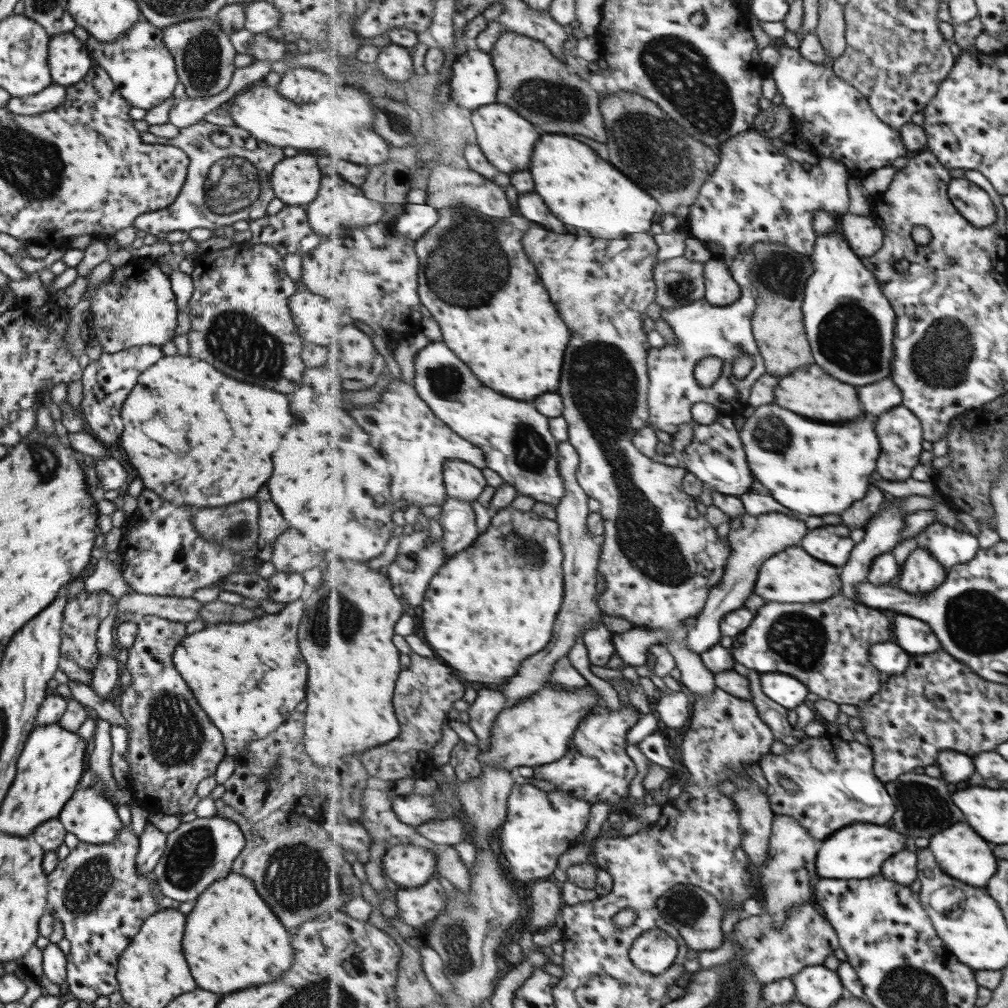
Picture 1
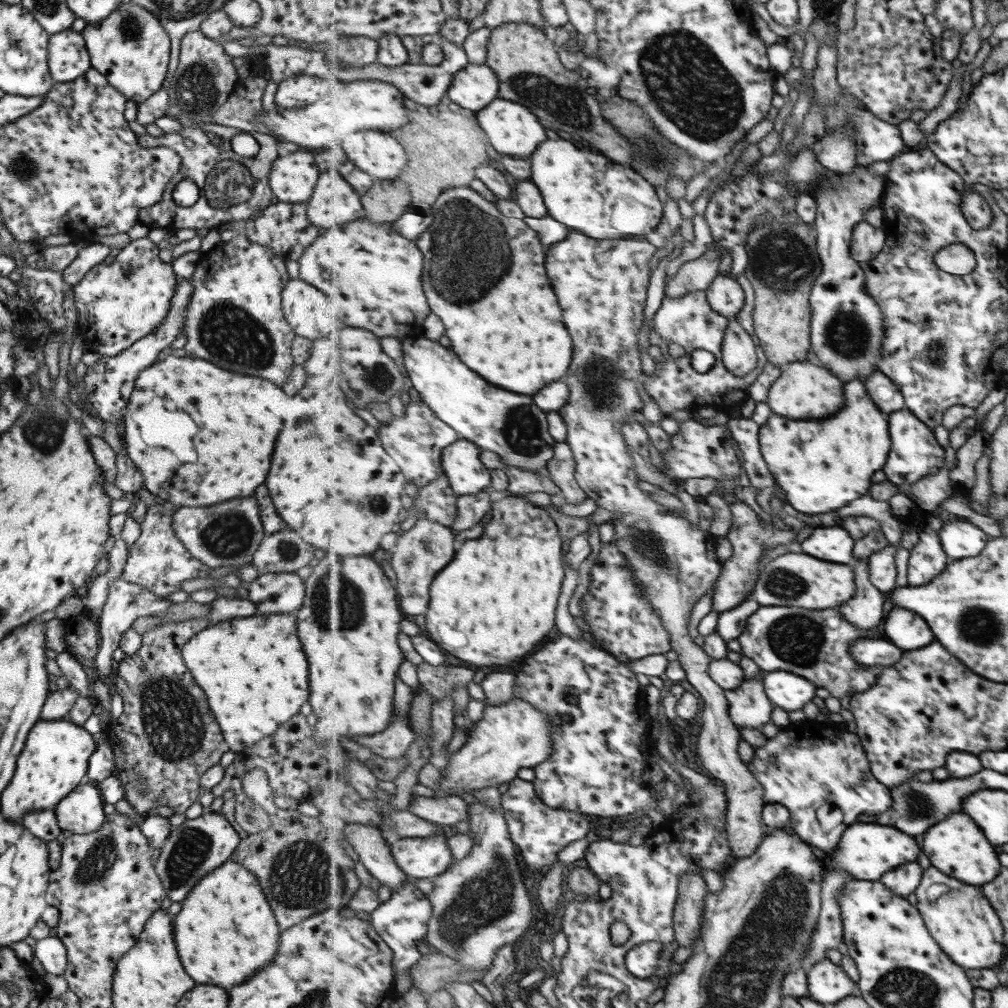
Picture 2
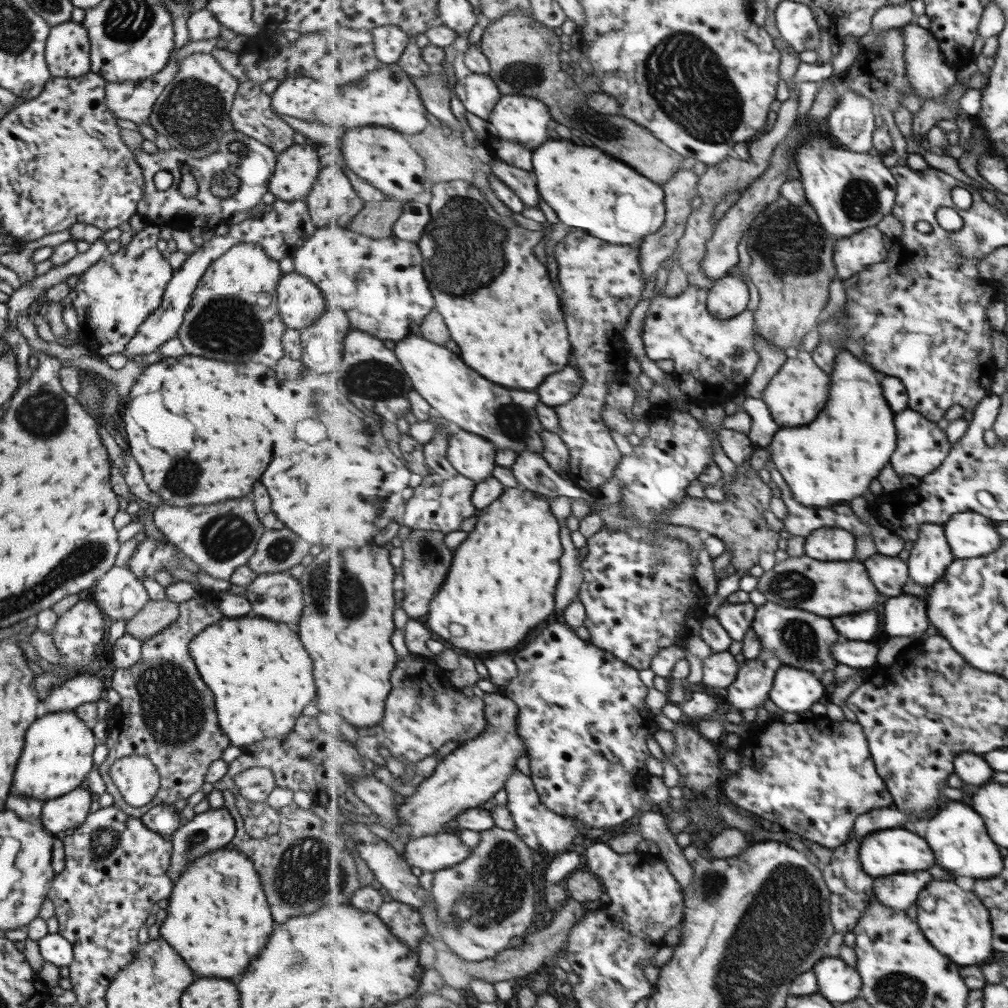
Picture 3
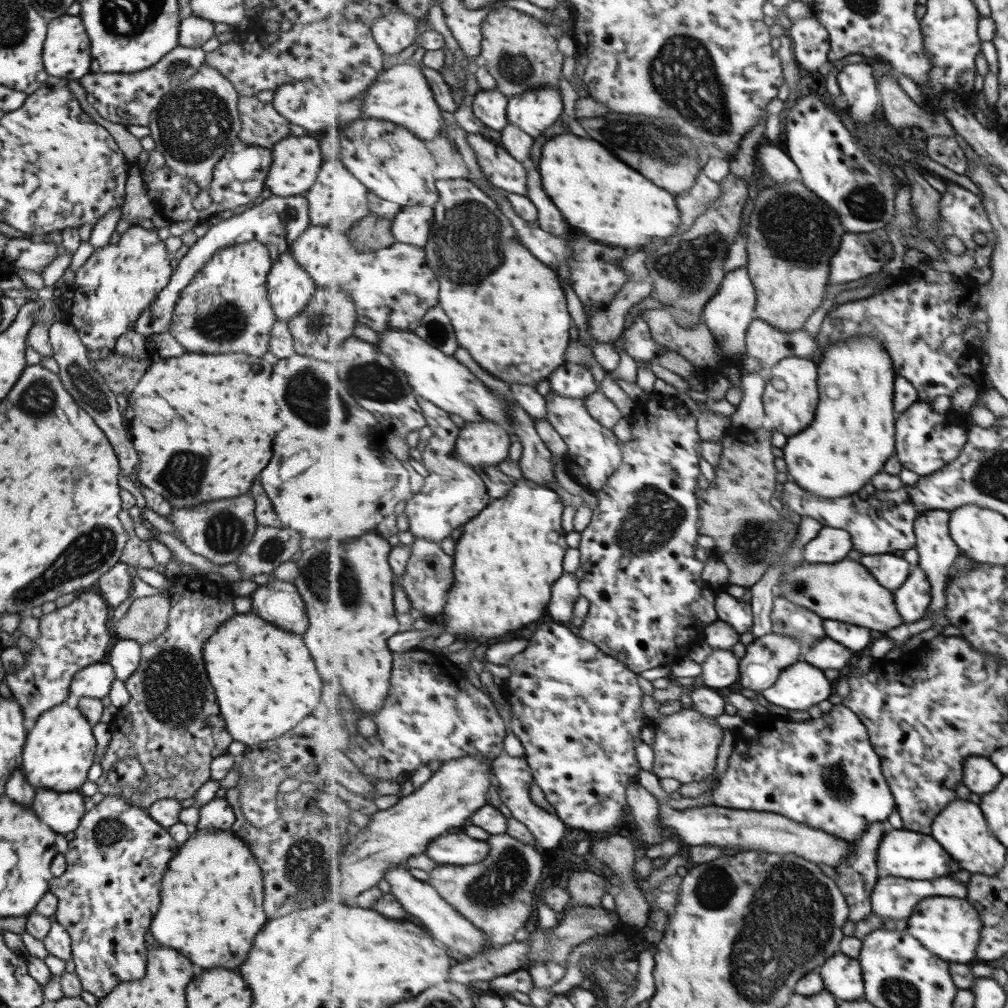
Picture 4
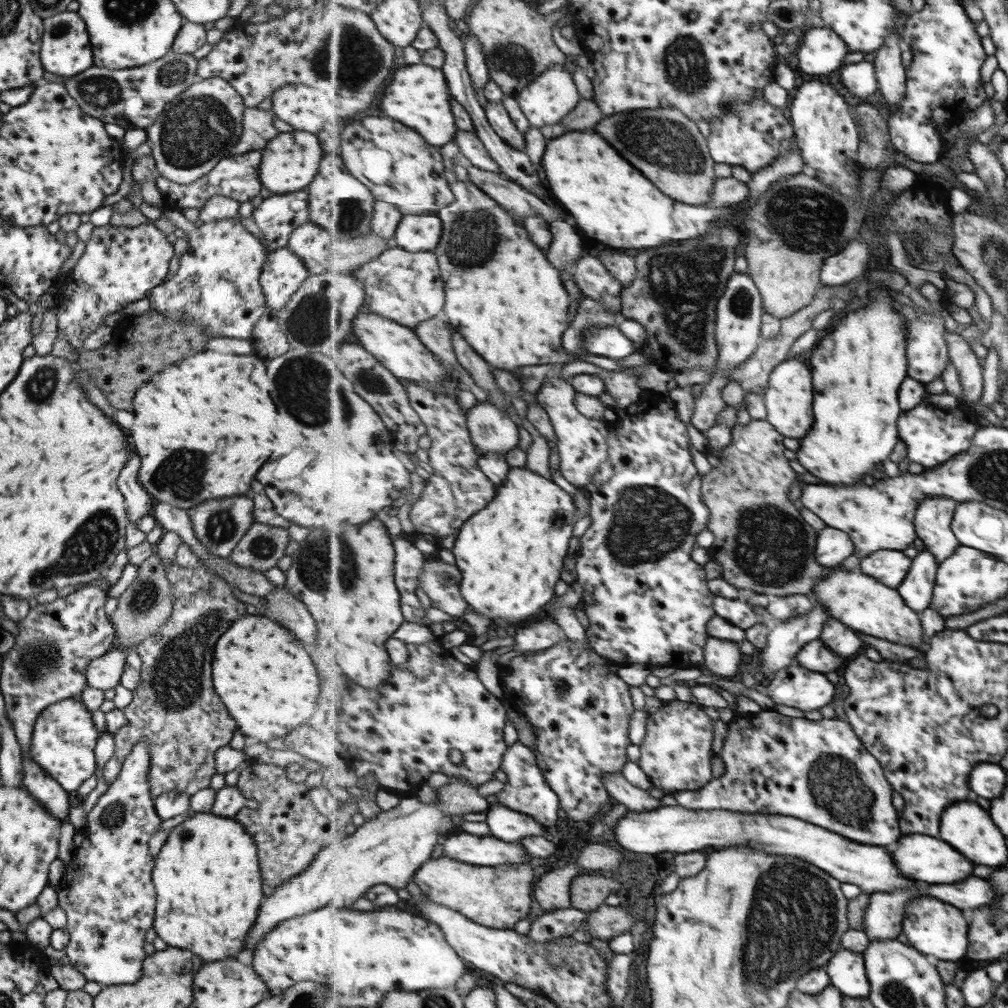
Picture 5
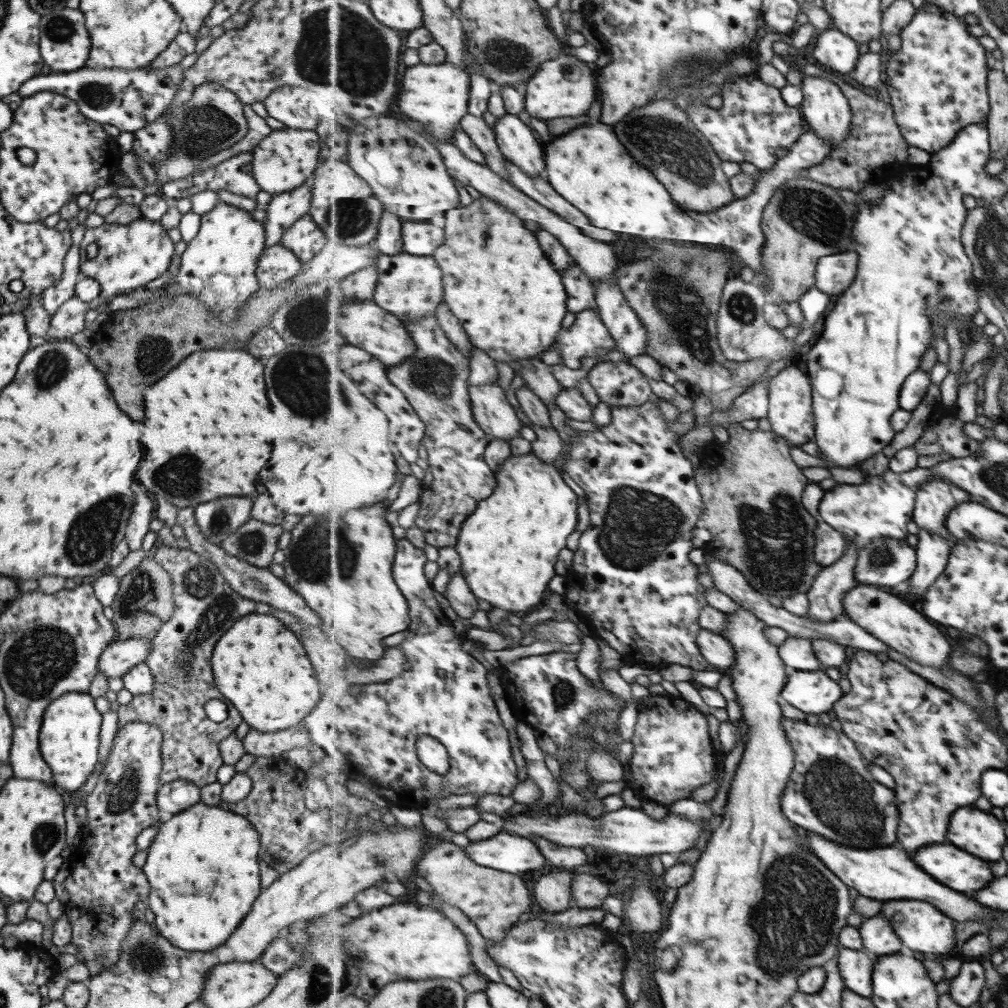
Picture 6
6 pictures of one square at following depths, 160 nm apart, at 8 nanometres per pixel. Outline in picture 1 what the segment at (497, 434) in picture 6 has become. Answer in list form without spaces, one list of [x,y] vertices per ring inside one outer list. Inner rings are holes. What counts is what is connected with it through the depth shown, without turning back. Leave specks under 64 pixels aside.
[[[453,459],[444,466],[444,483],[449,497],[467,502],[476,501],[487,488],[481,469],[461,459]]]

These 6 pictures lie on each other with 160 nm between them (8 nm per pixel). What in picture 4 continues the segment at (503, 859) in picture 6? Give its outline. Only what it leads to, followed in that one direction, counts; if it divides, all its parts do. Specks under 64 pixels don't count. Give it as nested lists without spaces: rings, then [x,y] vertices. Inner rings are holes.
[[[449,833],[432,841],[427,856],[437,865],[475,865],[483,862],[490,853],[487,841],[477,840],[467,833]]]

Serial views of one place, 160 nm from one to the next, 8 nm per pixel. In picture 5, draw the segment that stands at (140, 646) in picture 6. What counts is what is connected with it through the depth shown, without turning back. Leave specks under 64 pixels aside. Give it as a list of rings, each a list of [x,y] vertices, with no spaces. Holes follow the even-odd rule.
[[[116,645],[103,656],[87,664],[85,686],[101,691],[113,689],[119,684],[123,667],[125,667],[125,652],[121,650],[120,645]]]

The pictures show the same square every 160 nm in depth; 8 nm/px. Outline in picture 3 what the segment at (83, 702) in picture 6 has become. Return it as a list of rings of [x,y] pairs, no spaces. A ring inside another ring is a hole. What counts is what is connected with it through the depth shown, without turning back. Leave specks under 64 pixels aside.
[[[72,711],[45,712],[28,726],[24,745],[13,770],[11,795],[47,801],[71,792],[94,766],[91,753],[97,736]]]

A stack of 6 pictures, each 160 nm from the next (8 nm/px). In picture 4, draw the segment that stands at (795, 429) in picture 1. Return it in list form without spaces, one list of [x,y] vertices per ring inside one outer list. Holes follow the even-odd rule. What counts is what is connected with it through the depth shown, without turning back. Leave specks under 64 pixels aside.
[[[851,337],[848,341],[832,344],[824,356],[824,360],[818,364],[821,390],[821,406],[817,410],[819,418],[813,420],[809,430],[789,437],[786,447],[782,449],[783,459],[787,464],[787,472],[799,486],[805,486],[823,498],[841,498],[855,494],[869,484],[897,450],[895,396],[898,374],[889,351],[873,337]]]

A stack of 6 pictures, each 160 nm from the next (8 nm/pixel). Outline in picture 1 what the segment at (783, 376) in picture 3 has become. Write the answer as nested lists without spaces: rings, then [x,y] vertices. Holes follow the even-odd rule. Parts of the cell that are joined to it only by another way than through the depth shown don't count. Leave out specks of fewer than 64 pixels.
[[[809,365],[805,370],[797,369],[797,374],[788,374],[781,377],[776,391],[776,403],[793,410],[801,416],[813,418],[813,420],[827,420],[827,422],[851,422],[857,420],[863,410],[859,404],[859,394],[855,386],[849,386],[845,382],[839,382],[837,378],[823,372],[819,365]]]

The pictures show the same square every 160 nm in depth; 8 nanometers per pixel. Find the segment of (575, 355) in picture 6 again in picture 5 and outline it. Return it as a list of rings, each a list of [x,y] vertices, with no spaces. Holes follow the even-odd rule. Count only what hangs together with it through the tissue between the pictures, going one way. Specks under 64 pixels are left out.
[[[593,325],[590,331],[584,338],[584,348],[597,356],[606,356],[607,358],[614,359],[615,361],[623,358],[627,358],[631,353],[641,352],[641,350],[635,351],[635,346],[632,345],[631,340],[619,331],[619,328],[605,325]]]

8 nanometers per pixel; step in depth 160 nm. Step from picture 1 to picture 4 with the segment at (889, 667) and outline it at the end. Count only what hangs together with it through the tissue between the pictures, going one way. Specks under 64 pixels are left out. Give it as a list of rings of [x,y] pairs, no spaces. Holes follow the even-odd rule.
[[[827,637],[821,638],[813,648],[805,651],[802,660],[823,671],[829,669],[839,671],[845,666],[852,667],[857,658],[853,650]]]

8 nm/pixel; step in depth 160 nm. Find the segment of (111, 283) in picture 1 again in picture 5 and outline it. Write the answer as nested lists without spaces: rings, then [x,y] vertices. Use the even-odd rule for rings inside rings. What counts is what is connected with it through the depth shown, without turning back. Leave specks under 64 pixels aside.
[[[144,223],[135,227],[113,227],[109,224],[94,227],[80,258],[75,262],[66,278],[57,285],[53,302],[54,315],[56,316],[56,334],[60,334],[73,349],[80,350],[83,339],[99,326],[104,326],[103,316],[121,312],[121,309],[127,304],[147,297],[149,290],[161,284],[167,272],[167,263],[173,255],[172,244],[152,223]]]

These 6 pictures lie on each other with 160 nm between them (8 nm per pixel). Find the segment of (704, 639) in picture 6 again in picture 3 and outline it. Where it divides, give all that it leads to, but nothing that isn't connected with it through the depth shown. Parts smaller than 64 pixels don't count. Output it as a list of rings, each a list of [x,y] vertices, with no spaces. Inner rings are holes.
[[[729,651],[714,653],[703,662],[703,684],[728,689],[738,678],[741,668]]]

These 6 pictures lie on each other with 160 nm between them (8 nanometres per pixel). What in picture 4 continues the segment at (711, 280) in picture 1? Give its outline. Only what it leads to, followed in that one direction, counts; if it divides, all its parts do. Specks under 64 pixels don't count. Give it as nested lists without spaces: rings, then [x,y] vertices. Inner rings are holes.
[[[747,267],[726,273],[719,293],[708,302],[703,314],[703,322],[712,330],[718,341],[723,342],[724,354],[747,354],[747,333],[753,322],[753,314],[756,313],[757,301],[757,292]]]

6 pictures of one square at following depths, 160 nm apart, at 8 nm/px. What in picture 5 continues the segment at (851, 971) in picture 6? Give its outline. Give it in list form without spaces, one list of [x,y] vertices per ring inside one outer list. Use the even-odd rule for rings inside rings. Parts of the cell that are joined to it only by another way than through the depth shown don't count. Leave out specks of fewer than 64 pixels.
[[[841,948],[829,962],[827,969],[831,982],[845,997],[868,998],[872,993],[872,982],[866,970],[864,953]]]

